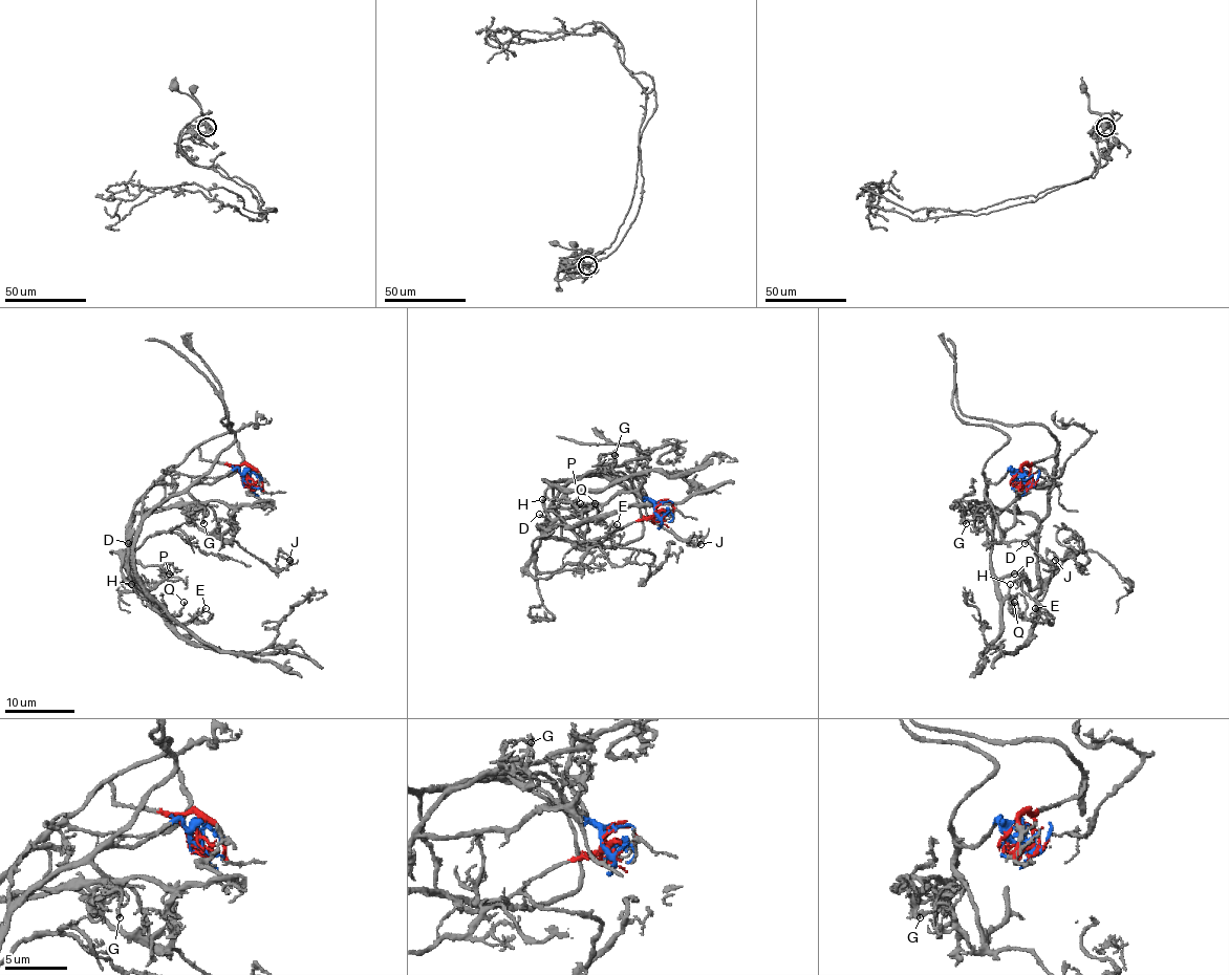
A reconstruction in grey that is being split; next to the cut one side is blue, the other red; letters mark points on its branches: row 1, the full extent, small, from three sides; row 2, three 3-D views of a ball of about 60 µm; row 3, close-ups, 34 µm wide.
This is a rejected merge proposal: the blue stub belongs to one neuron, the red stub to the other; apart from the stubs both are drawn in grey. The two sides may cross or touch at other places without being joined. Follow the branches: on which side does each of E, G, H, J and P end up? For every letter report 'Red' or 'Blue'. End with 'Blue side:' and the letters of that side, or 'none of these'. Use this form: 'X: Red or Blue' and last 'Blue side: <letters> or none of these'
E: Blue
G: Blue
H: Blue
J: Blue
P: Blue
Blue side: E, G, H, J, P

